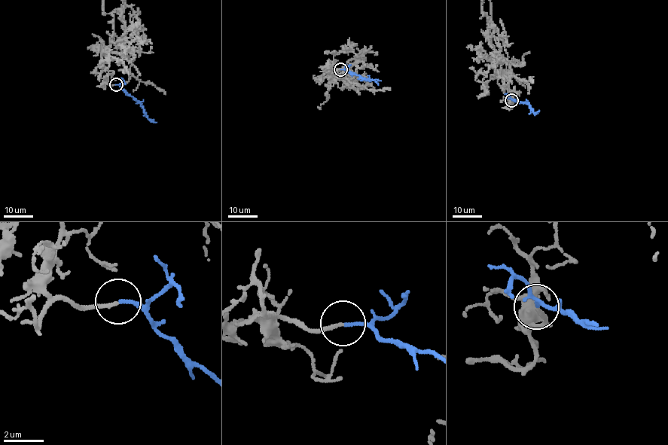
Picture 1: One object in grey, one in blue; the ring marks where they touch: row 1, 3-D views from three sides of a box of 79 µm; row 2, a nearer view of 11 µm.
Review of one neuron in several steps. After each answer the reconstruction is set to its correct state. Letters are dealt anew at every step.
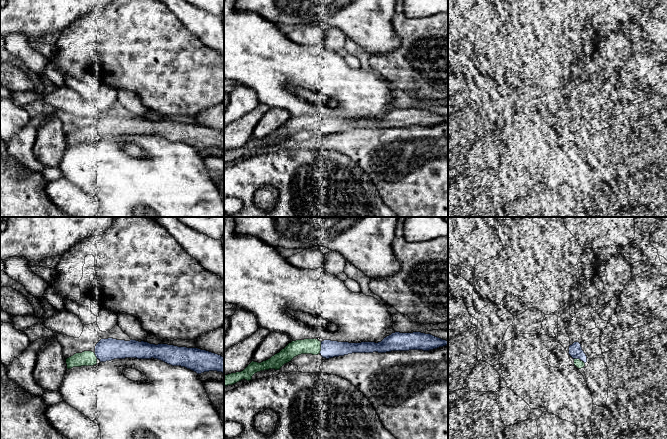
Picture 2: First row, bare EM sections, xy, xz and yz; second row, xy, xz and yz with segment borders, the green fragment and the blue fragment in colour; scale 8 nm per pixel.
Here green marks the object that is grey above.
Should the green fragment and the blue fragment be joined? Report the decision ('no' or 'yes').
yes

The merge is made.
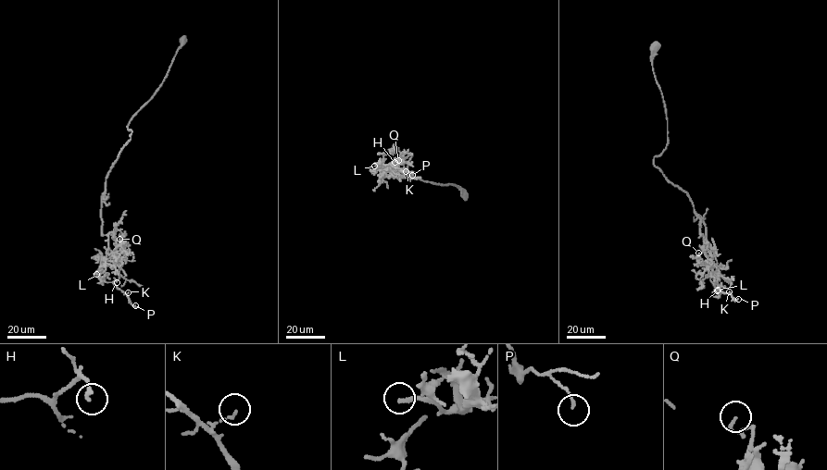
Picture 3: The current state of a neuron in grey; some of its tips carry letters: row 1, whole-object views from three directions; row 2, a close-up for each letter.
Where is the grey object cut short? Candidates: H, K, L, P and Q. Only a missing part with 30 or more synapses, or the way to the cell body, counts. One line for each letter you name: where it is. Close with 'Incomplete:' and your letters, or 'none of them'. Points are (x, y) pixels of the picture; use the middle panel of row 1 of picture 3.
L: at (374, 166)
Q: at (398, 160)
Incomplete: L, Q

